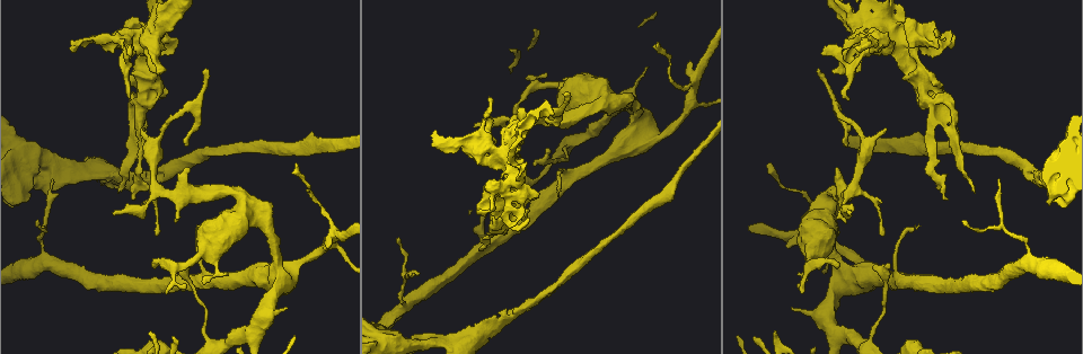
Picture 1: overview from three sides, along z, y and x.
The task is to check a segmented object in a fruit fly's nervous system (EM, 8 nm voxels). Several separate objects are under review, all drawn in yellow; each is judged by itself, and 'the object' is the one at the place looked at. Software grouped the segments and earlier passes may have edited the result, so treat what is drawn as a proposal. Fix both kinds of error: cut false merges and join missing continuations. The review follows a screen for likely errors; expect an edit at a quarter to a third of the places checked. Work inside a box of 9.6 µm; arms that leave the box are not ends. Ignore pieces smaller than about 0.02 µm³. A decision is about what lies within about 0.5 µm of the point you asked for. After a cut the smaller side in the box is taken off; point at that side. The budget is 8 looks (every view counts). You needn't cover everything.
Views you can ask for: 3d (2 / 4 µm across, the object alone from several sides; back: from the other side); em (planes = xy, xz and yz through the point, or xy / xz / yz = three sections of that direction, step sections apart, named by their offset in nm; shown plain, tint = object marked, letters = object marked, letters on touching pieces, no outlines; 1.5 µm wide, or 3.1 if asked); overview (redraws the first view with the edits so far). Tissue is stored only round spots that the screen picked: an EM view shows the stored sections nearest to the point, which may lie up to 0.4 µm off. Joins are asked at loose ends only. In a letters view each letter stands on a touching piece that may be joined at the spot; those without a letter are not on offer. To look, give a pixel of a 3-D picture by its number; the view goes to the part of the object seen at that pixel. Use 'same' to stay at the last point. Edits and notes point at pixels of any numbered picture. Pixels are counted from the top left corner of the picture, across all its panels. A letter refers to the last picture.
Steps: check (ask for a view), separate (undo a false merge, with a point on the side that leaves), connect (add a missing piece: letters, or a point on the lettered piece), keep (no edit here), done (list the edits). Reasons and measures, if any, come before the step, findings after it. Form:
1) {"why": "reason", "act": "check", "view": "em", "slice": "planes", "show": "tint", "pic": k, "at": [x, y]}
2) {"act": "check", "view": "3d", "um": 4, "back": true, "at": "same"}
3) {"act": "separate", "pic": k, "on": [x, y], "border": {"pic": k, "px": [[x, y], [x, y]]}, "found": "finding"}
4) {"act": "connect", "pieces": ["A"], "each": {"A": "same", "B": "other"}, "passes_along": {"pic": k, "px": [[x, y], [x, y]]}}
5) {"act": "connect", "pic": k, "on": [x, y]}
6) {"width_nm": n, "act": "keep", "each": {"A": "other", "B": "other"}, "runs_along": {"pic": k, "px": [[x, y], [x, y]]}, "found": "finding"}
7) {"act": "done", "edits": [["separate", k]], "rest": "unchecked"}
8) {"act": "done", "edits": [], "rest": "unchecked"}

{"why": "tapers out", "act": "check", "view": "3d", "um": 4, "pic": 1, "at": [566, 78]}

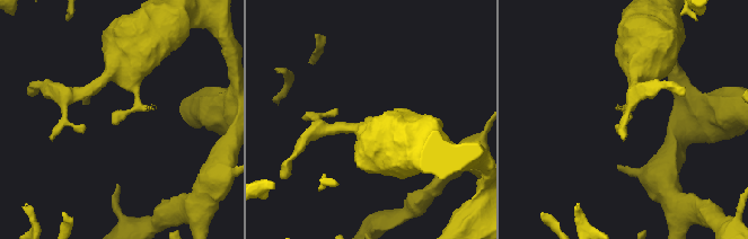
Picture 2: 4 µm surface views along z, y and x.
{"act": "check", "view": "em", "slice": "planes", "show": "letters", "pic": 2, "at": [116, 124]}

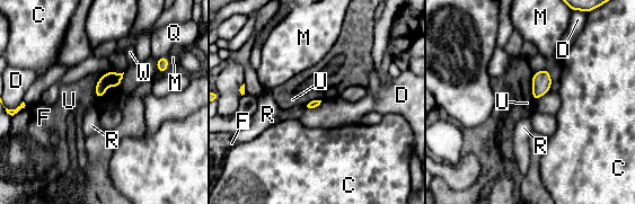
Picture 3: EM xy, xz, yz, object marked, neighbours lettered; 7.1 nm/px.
{"act": "keep", "each": {"C": "other", "D": "other", "F": "other", "M": "other", "Q": "other", "R": "other", "U": "other", "W": "other"}, "border": {"pic": 3, "px": [[320, 99], [314, 99], [306, 105]]}, "found": "no lettered piece goes on from it"}

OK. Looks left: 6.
{"why": "an open end", "act": "check", "view": "em", "slice": "planes", "show": "letters", "pic": 1, "at": [478, 249]}

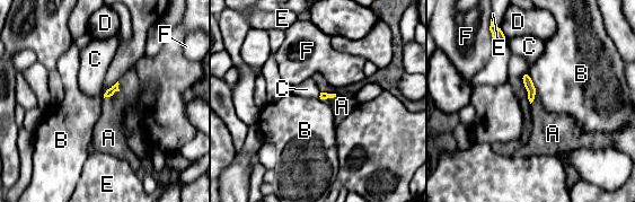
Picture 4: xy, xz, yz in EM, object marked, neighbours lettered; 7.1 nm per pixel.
{"longest_contact_nm": ["A", 170], "act": "connect", "pic": 4, "on": [109, 125], "each": {"A": "same", "B": "other", "C": "other", "D": "other", "E": "other", "F": "other"}, "passes_along": {"pic": 4, "px": [[113, 89], [115, 91], [109, 125]]}, "found": "the neuron continues"}

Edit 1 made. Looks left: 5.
{"act": "done", "edits": [["connect", 4]], "rest": "unchecked"}

